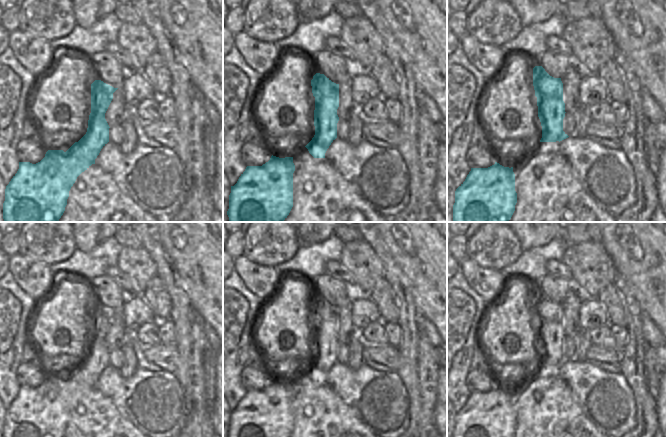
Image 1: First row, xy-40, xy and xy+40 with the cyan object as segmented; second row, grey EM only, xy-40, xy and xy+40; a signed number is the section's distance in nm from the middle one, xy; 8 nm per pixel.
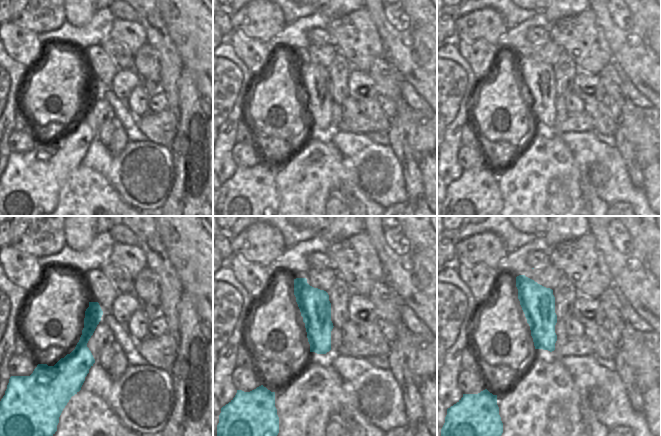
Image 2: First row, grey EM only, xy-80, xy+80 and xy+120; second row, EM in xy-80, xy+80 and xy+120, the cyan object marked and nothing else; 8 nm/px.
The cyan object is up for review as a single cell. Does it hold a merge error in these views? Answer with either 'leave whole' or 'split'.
leave whole

